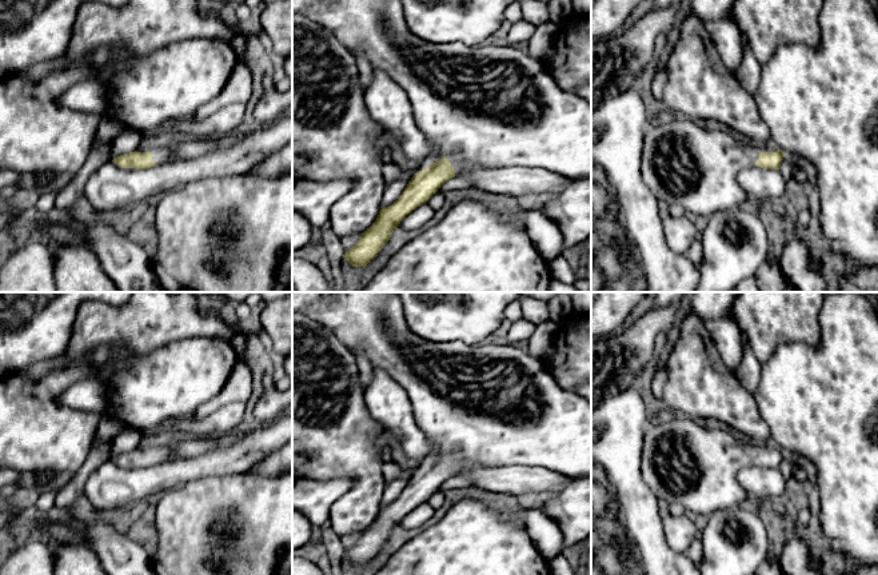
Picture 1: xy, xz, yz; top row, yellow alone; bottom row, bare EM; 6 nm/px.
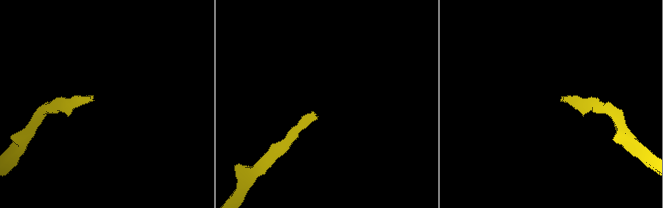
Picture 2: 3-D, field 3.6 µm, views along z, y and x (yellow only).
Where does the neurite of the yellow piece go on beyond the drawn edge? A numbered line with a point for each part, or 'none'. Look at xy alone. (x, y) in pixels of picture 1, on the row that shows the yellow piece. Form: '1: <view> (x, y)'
1: xy (166, 154)

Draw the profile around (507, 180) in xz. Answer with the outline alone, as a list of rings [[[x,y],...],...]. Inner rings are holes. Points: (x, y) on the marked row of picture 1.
[[[463,167],[455,173],[471,180],[471,187],[482,191],[518,196],[524,193],[546,193],[563,185],[568,179],[539,168],[502,167]]]

